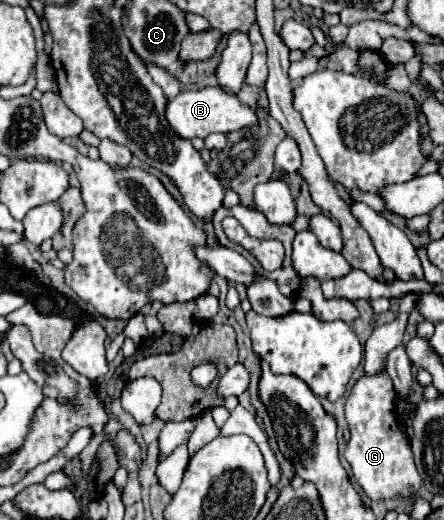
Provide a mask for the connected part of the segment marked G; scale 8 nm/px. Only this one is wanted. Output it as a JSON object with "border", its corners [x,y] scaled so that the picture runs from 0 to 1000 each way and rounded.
{"border":[[[869,712],[847,719],[815,719],[779,765],[779,812],[788,823],[788,850],[779,858],[779,885],[793,896],[802,927],[815,935],[829,958],[928,958],[950,935],[950,919],[937,904],[923,854],[914,850],[901,808],[892,796],[892,750]]]}

